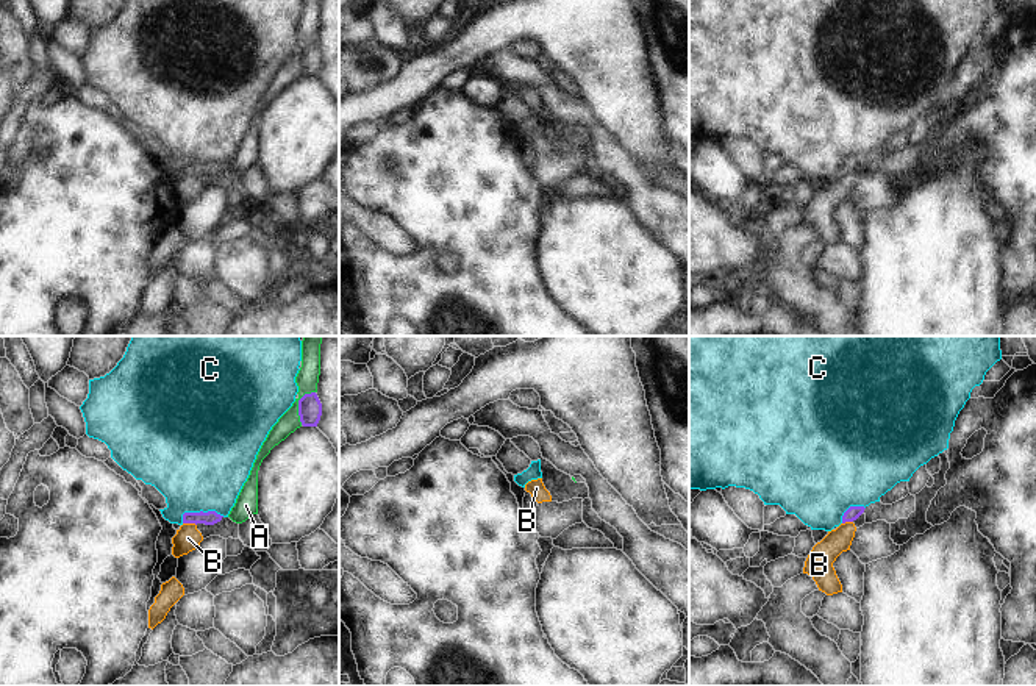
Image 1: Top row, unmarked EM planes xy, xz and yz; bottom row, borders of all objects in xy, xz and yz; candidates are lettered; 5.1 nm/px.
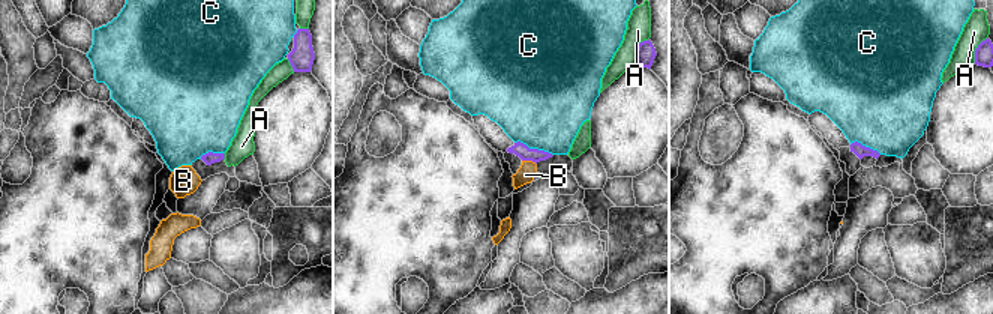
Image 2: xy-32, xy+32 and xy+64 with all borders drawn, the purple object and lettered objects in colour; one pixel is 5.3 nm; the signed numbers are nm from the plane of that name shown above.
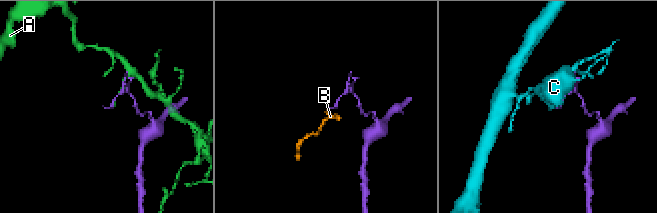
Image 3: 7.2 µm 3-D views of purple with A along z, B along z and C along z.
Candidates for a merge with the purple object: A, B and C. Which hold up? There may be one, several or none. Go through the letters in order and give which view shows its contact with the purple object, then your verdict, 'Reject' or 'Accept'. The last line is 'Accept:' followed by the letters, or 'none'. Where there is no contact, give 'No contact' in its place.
A: Touches purple in xy. Reject
B: Touches purple in xy. Reject
C: Touches purple in xy. Reject
Accept: none

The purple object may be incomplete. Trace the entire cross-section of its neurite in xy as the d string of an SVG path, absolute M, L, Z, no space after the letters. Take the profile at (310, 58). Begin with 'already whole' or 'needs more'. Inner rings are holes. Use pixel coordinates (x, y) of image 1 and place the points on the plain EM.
already whole; M316 42L305 44L298 50L298 66L303 77L317 77L322 66L322 53Z

